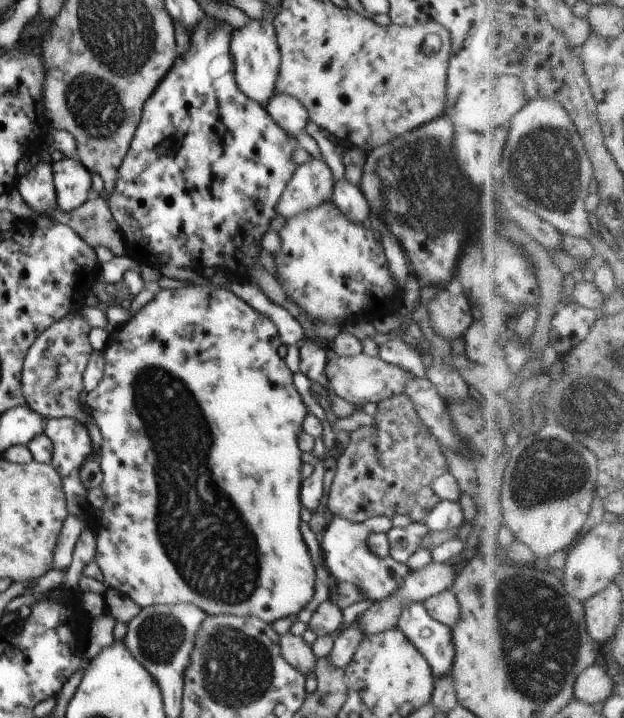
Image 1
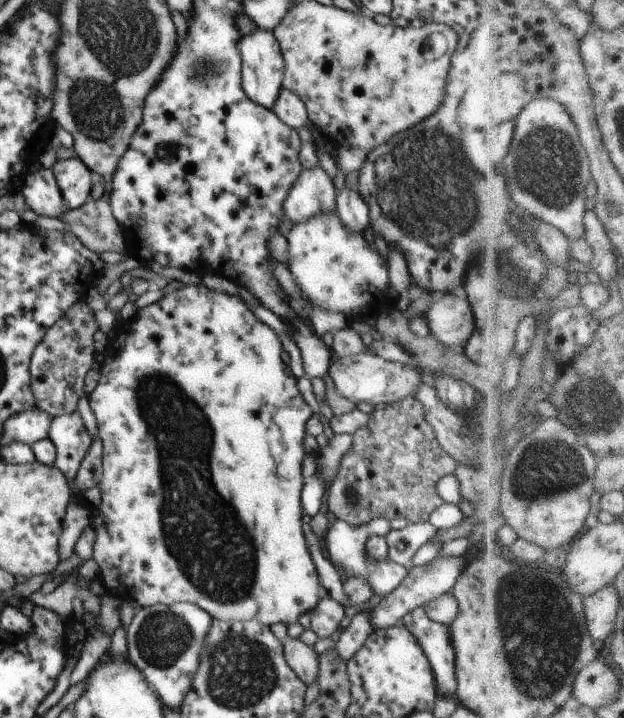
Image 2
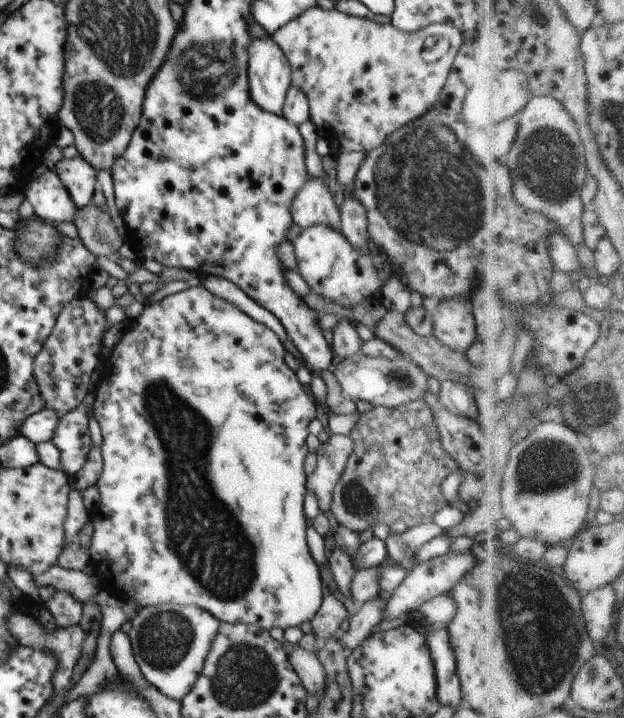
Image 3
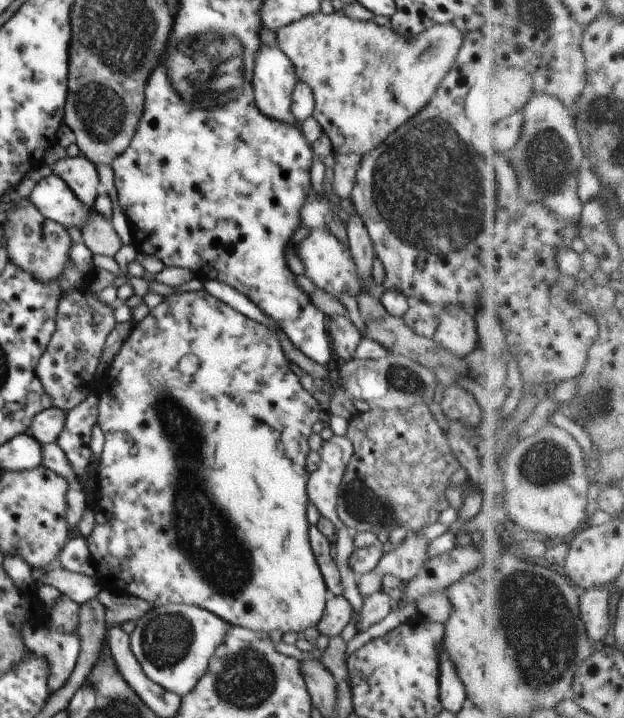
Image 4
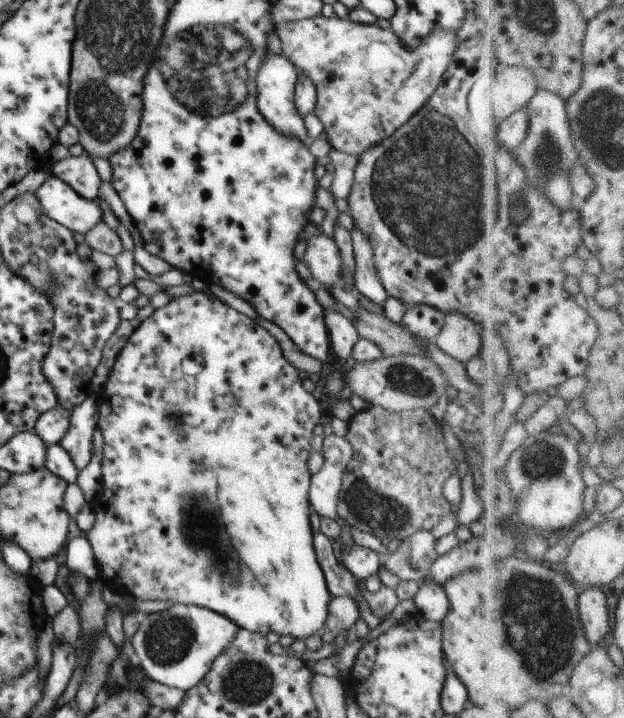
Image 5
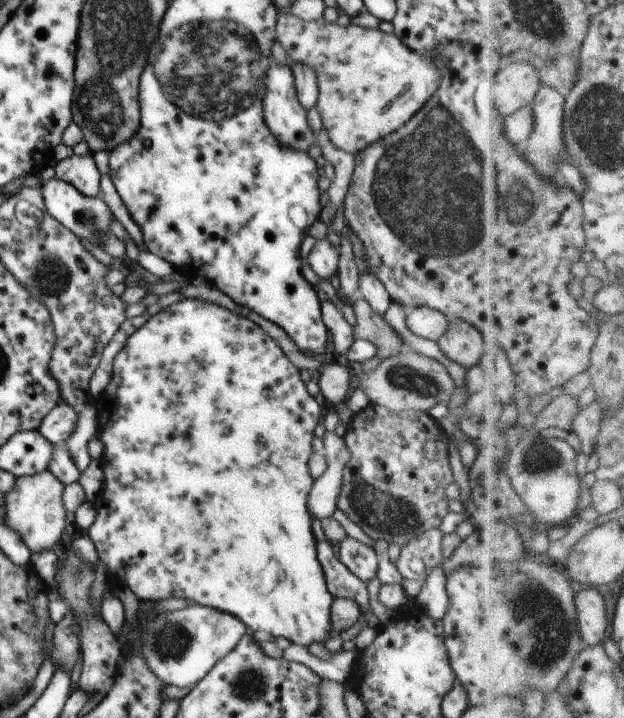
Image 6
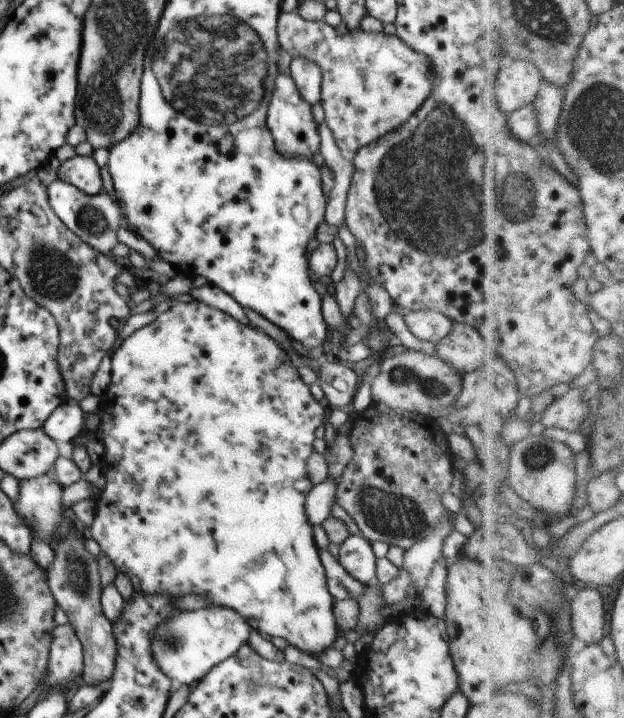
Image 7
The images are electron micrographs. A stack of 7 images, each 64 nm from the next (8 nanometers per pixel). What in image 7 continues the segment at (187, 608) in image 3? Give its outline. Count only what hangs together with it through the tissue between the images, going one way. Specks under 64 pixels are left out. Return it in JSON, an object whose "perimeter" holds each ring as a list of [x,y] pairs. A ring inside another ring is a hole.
{"perimeter":[[[220,605],[182,611],[177,617],[157,626],[151,636],[151,649],[159,669],[169,676],[174,686],[194,684],[217,664],[230,658],[247,643],[251,626],[236,610]]]}

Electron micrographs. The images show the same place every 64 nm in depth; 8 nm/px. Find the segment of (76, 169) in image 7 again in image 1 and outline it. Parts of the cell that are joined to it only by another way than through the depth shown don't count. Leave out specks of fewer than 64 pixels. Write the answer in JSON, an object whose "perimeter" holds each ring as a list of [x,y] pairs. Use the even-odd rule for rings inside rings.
{"perimeter":[[[66,157],[52,162],[57,206],[68,212],[82,206],[91,196],[92,175],[79,159]]]}

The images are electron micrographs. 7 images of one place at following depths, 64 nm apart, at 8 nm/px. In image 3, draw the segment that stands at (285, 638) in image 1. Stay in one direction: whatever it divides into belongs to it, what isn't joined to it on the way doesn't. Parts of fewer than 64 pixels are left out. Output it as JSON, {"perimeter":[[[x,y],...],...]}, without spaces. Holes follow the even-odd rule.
{"perimeter":[[[294,645],[291,654],[288,655],[288,660],[290,660],[292,669],[300,678],[308,694],[324,696],[326,674],[324,674],[324,668],[322,668],[317,654],[304,650],[299,645]]]}

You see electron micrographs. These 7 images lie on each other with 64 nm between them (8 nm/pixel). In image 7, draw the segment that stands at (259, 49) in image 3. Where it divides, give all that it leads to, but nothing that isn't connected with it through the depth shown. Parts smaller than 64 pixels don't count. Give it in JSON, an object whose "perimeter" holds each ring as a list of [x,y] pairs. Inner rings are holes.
{"perimeter":[[[281,73],[275,78],[275,89],[271,95],[266,124],[272,133],[276,150],[287,159],[304,157],[311,161],[321,145],[319,124],[311,111],[311,104],[302,98],[294,79]]]}

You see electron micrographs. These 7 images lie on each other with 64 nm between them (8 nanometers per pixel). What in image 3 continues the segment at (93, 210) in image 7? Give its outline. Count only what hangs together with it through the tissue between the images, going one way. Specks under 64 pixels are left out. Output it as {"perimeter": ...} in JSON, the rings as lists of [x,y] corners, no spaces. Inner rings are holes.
{"perimeter":[[[54,171],[30,180],[24,192],[31,206],[31,212],[45,221],[71,222],[76,214],[76,206]]]}

